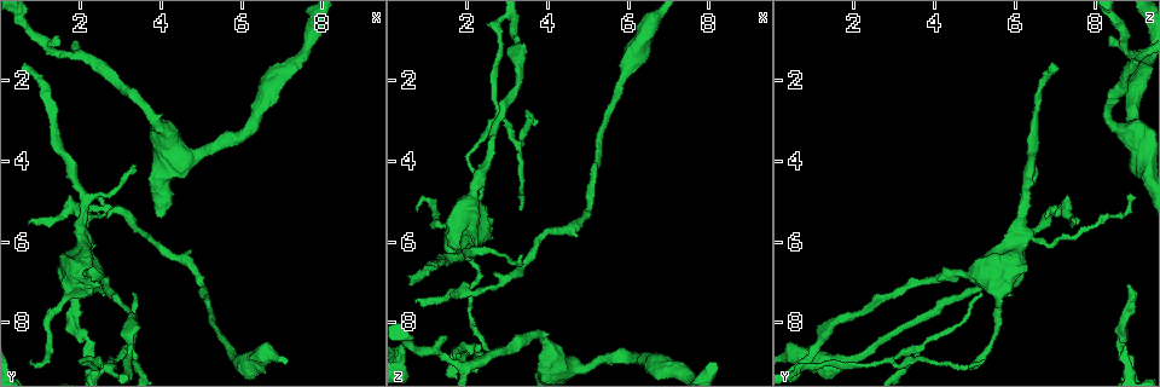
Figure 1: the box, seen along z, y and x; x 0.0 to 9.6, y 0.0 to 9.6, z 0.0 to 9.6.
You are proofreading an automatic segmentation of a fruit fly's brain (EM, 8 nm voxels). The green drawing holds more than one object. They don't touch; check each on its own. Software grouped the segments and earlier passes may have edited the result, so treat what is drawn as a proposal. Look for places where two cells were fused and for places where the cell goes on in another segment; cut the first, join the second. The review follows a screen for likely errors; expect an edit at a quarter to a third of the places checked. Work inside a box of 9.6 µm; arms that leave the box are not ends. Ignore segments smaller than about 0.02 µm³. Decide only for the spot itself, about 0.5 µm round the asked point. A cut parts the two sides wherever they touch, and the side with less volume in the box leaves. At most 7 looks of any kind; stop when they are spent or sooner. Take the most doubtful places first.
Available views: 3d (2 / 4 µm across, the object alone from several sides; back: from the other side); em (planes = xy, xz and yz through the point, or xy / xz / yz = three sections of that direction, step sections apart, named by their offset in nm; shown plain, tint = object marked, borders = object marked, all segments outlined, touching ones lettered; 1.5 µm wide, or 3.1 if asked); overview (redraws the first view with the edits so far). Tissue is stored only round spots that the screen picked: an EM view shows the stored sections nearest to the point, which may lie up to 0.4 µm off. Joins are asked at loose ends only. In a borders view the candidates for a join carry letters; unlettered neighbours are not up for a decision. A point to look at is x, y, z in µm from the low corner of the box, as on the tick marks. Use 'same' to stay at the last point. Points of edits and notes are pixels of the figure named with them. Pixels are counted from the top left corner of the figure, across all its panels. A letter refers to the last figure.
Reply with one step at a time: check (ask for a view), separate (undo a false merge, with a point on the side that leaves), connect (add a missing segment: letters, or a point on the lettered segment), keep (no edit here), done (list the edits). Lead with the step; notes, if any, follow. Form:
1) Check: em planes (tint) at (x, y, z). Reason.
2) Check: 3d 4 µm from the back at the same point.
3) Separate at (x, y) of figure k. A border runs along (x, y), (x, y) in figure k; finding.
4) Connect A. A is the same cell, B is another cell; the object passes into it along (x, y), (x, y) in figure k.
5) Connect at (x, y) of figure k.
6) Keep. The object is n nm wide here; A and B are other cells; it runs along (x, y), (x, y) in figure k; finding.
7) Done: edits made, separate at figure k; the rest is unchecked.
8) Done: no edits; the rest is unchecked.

Check: em yz step 8 (plain) at (0.75, 5.55, 7.50). Long arm stops here.

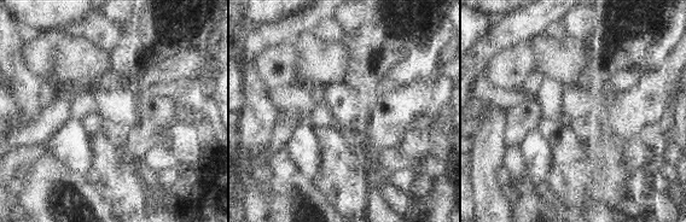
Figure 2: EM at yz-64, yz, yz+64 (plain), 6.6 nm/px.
Check: em yz step 8 (borders) at the same point. See the neighbours.

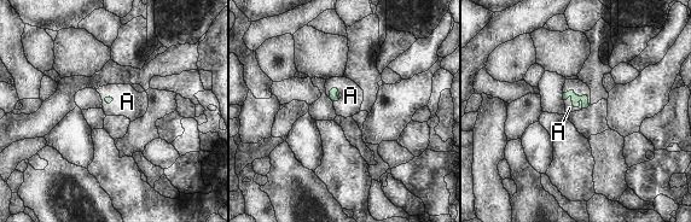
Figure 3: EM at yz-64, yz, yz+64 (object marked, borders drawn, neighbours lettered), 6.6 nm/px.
Connect A. The longest contact is with A, 140 nm; A is the same cell; the object passes into it along (575, 99), (573, 104), (569, 107) in figure 3; the cell continues.

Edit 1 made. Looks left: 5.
Check: 3d 4 µm at (1.80, 7.10, 8.80). An open end.

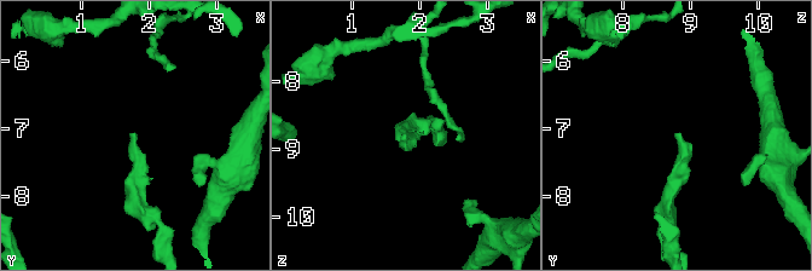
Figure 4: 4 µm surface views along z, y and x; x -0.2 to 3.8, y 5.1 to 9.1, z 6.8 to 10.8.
Check: em xz step 8 (borders) at (1.75, 7.05, 8.80).

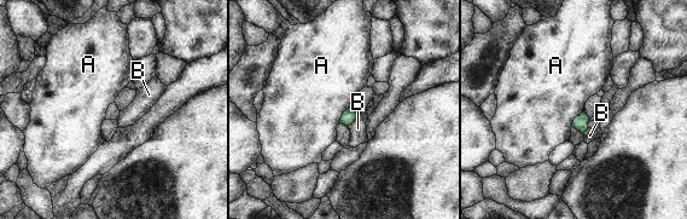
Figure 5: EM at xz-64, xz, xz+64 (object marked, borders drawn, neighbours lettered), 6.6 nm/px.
Check: em planes (borders) at the same point.

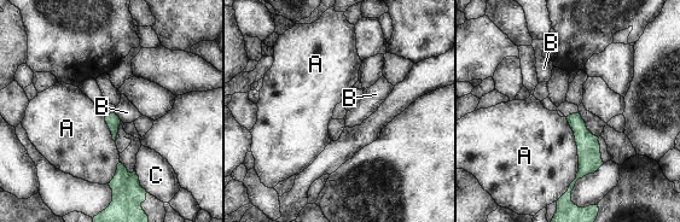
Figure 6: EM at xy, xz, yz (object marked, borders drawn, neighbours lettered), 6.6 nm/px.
Keep. A, B and C are other cells; a border runs along (567, 117), (577, 173), (561, 196) in figure 6; none of them fits.

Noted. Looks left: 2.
Check: em planes (borders) at (3.25, 8.65, 3.65).

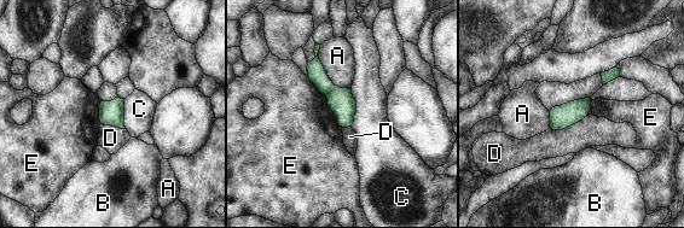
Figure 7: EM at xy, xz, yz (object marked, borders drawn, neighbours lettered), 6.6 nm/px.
Separate at (341, 101) of figure 7. A, B, C, D and E are other cells; a border runs along (335, 86), (325, 95) in figure 7; a second cell is stuck on.

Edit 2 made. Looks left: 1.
Done: edits made, connect at figure 3, separate at figure 7; the rest is unchecked.

